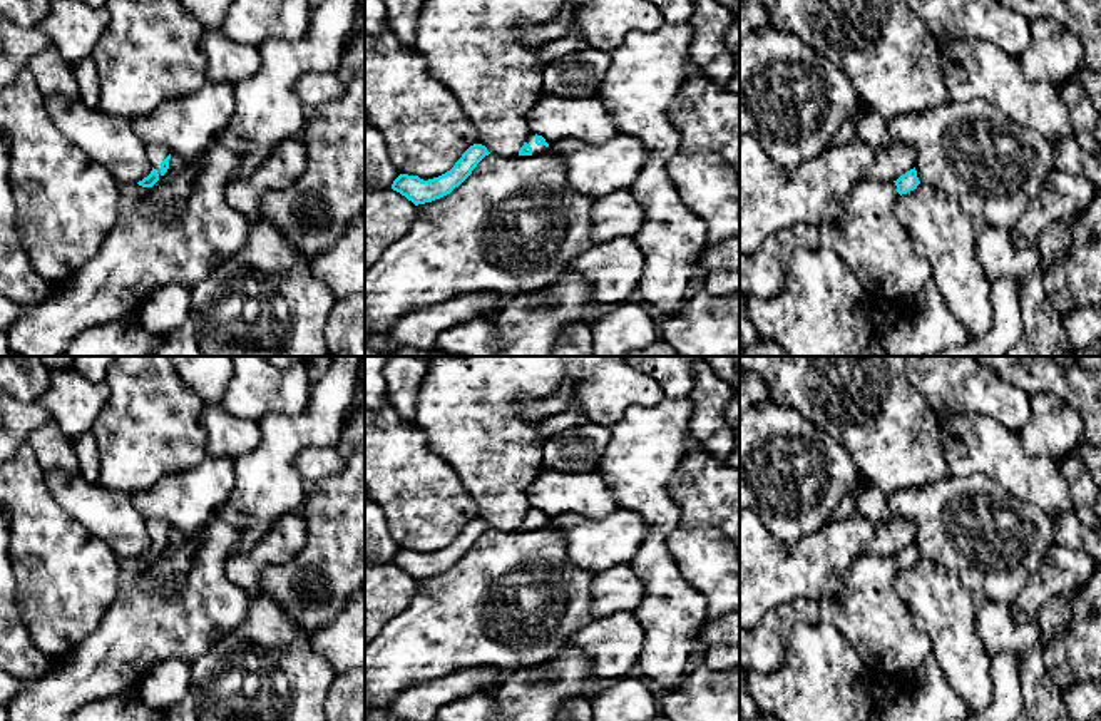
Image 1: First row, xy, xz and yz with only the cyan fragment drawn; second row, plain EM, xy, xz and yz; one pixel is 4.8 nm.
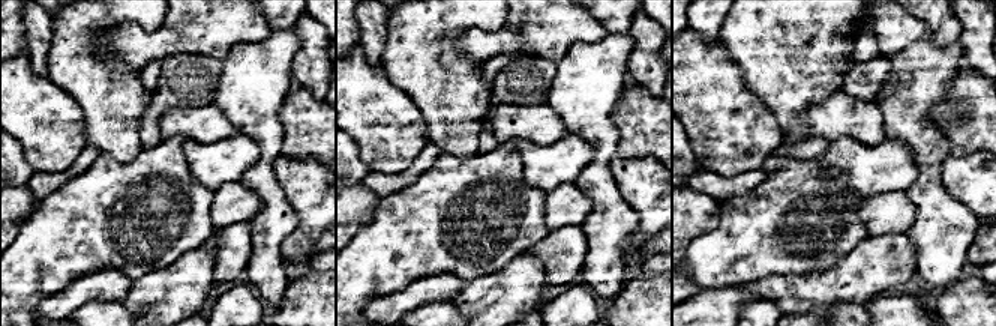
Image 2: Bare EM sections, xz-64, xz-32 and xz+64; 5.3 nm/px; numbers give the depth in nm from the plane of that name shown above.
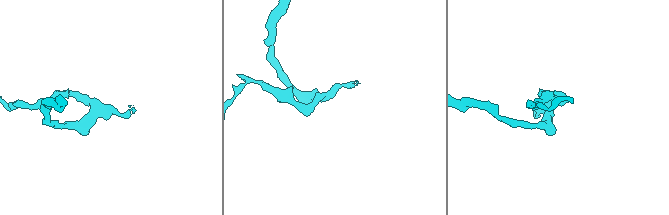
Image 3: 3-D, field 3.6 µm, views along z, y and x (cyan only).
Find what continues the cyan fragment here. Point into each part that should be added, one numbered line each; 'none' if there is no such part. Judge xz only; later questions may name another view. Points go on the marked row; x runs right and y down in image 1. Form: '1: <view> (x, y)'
1: xz (531, 139)

